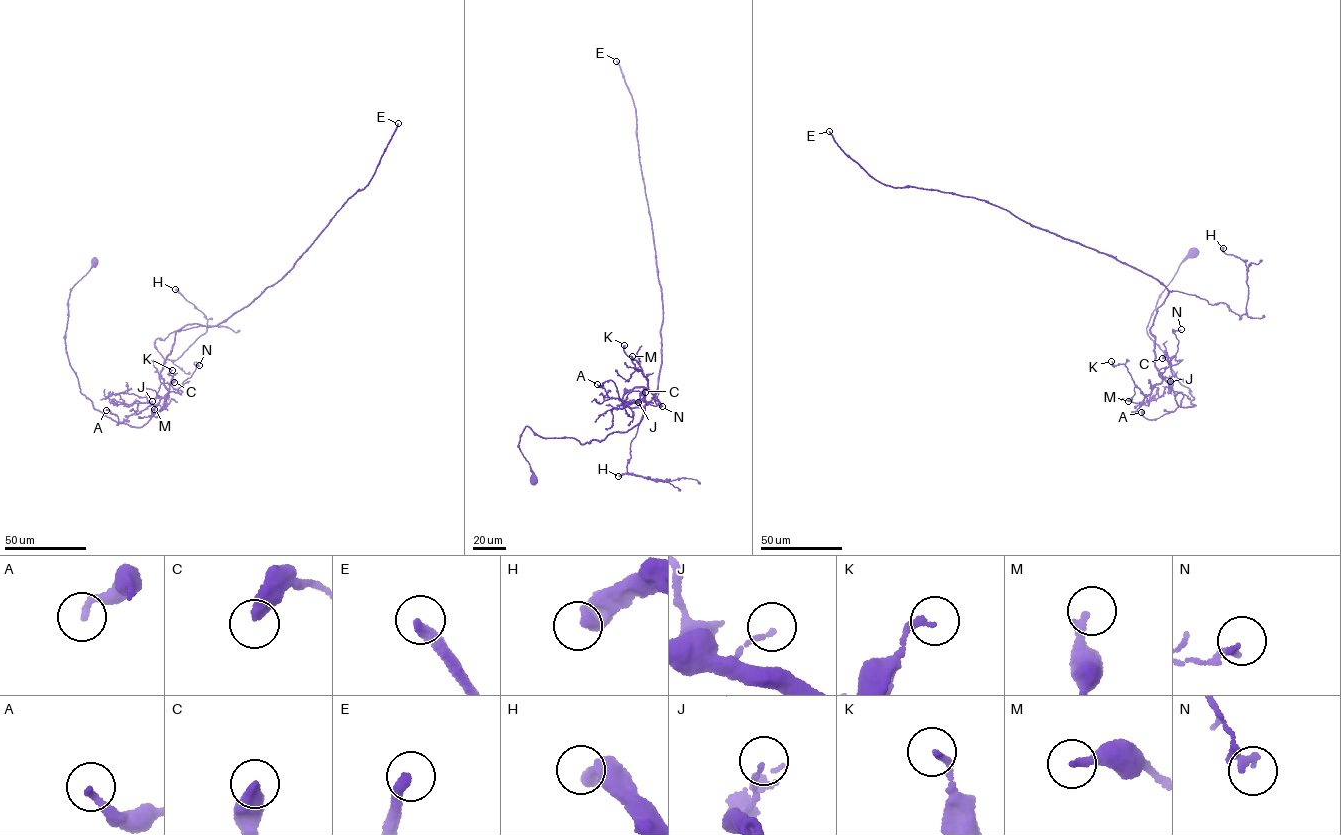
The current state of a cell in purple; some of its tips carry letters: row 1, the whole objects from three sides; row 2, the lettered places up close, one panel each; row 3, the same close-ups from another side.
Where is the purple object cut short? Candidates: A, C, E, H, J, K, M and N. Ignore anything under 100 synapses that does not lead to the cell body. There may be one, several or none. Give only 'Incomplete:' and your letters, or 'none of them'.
Incomplete: E

